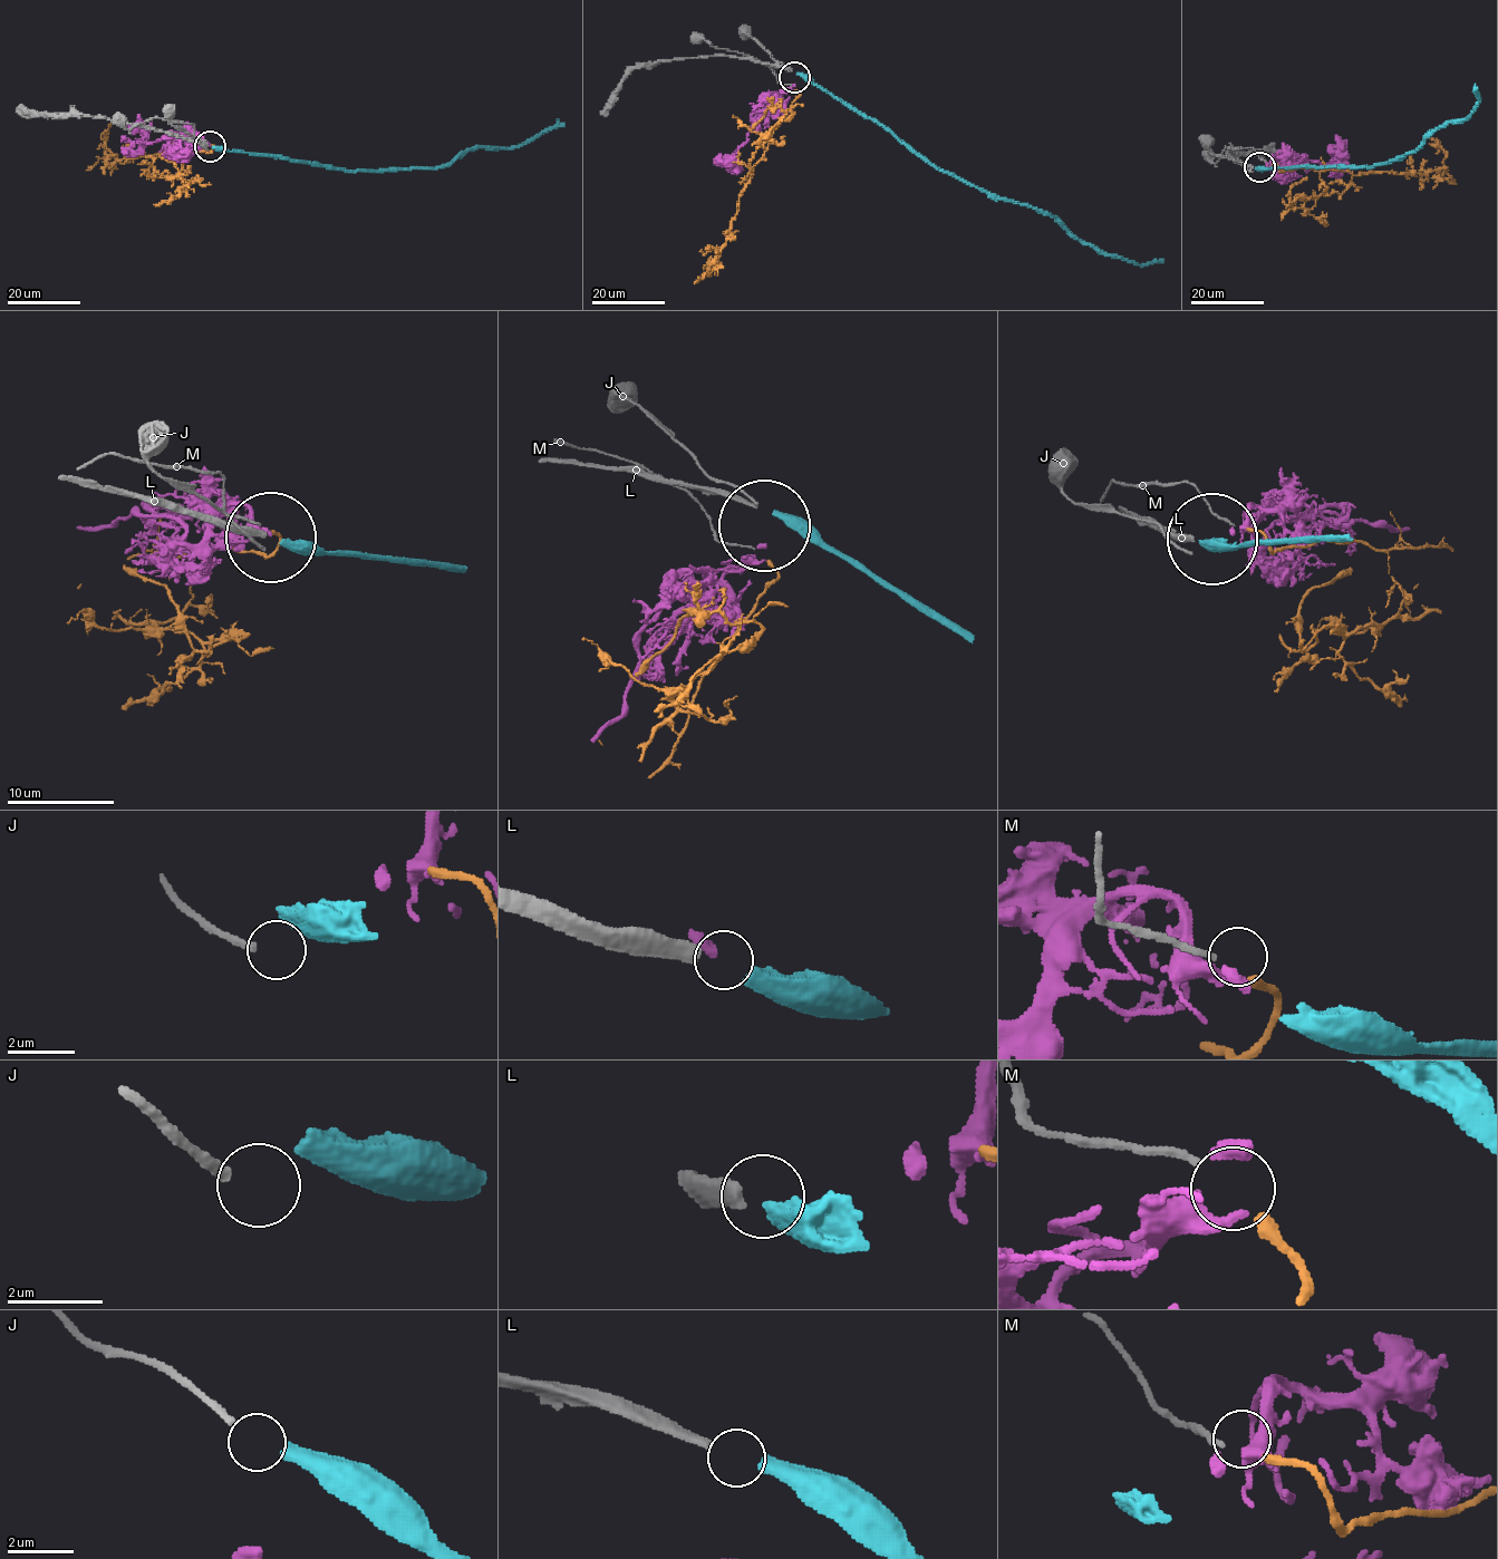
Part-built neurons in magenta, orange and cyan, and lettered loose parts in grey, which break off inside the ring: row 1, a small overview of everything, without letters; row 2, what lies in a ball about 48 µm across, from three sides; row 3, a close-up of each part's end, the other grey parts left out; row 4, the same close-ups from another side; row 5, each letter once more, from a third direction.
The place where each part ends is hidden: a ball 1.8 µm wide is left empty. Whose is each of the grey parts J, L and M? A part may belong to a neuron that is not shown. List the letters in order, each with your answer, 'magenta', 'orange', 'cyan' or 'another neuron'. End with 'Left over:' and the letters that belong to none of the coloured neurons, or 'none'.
J: another neuron
L: cyan
M: orange
Left over: J

